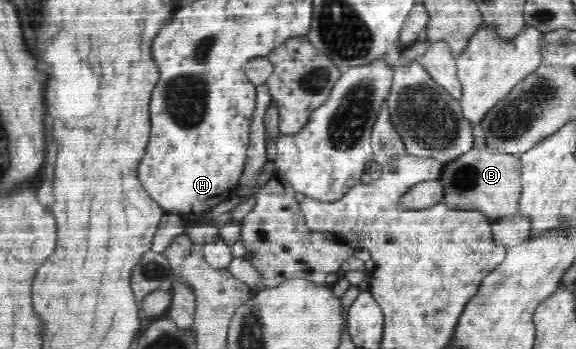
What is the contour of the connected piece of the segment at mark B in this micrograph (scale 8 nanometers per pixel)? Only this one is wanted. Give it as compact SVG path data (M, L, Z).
M472 148L468 153L443 164L441 184L444 188L442 203L452 208L478 209L492 219L517 213L522 191L521 158L519 155Z

